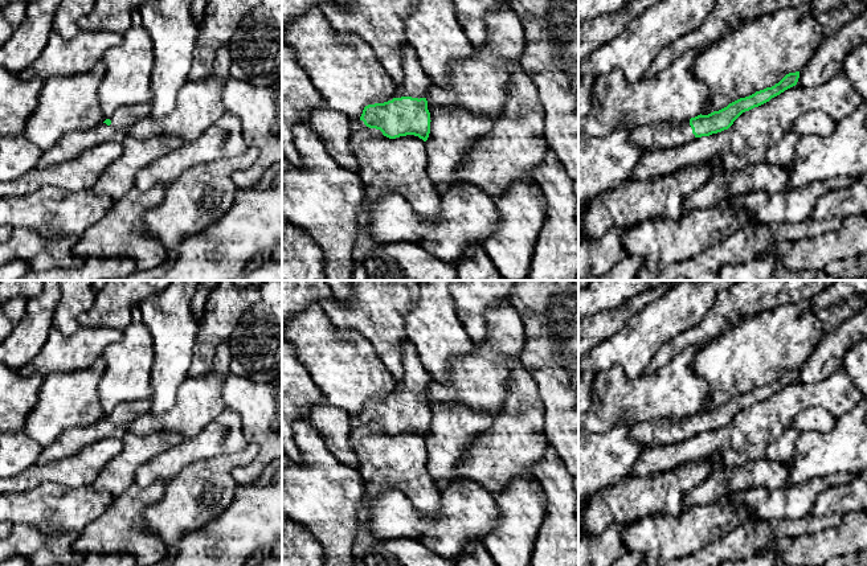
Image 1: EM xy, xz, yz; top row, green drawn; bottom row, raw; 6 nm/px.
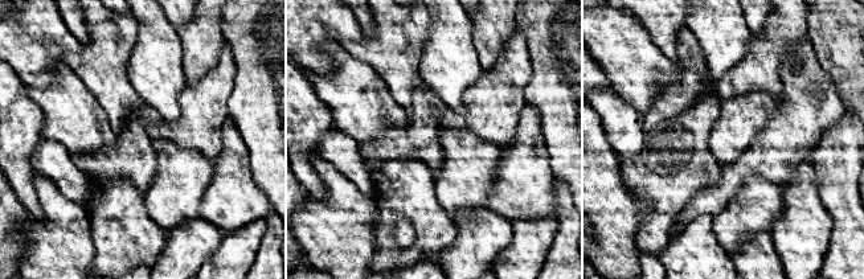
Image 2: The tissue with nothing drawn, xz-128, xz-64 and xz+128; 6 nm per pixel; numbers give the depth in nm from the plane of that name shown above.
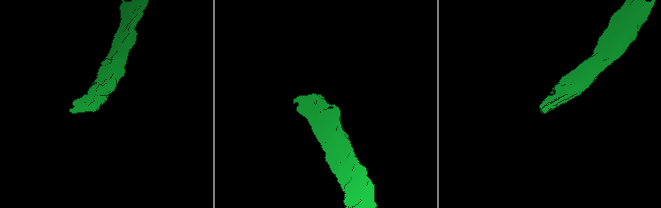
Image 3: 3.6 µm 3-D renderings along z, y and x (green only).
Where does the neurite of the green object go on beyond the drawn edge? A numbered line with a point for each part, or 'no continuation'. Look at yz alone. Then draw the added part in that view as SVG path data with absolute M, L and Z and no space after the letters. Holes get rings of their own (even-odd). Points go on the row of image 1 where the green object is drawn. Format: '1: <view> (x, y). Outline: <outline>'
1: yz (657, 136). Outline: M690 120L679 124L658 123L634 128L630 143L643 152L667 149L682 145L695 139Z

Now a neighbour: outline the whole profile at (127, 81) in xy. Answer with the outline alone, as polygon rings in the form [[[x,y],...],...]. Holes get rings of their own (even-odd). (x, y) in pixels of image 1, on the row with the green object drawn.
[[[139,8],[132,11],[131,25],[122,42],[109,49],[102,61],[106,74],[98,89],[98,101],[105,120],[120,107],[151,99],[154,45],[142,24]]]

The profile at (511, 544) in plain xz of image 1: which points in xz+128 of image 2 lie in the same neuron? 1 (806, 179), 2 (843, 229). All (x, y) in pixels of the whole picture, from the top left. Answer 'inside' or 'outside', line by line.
1: inside
2: outside

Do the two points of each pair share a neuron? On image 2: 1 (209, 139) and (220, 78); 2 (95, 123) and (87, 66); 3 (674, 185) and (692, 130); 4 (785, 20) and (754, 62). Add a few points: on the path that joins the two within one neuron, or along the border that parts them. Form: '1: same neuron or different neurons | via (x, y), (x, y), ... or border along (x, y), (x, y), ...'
1: same neuron | via (209, 124), (209, 97), (212, 93)
2: different neurons | border along (72, 69), (109, 119)
3: same neuron | via (674, 172), (676, 151), (682, 143)
4: same neuron | via (781, 31), (765, 52)

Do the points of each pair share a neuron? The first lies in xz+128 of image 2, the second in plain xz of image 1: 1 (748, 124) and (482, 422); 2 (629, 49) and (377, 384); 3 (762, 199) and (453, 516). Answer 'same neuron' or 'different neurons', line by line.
1: same neuron
2: same neuron
3: same neuron

